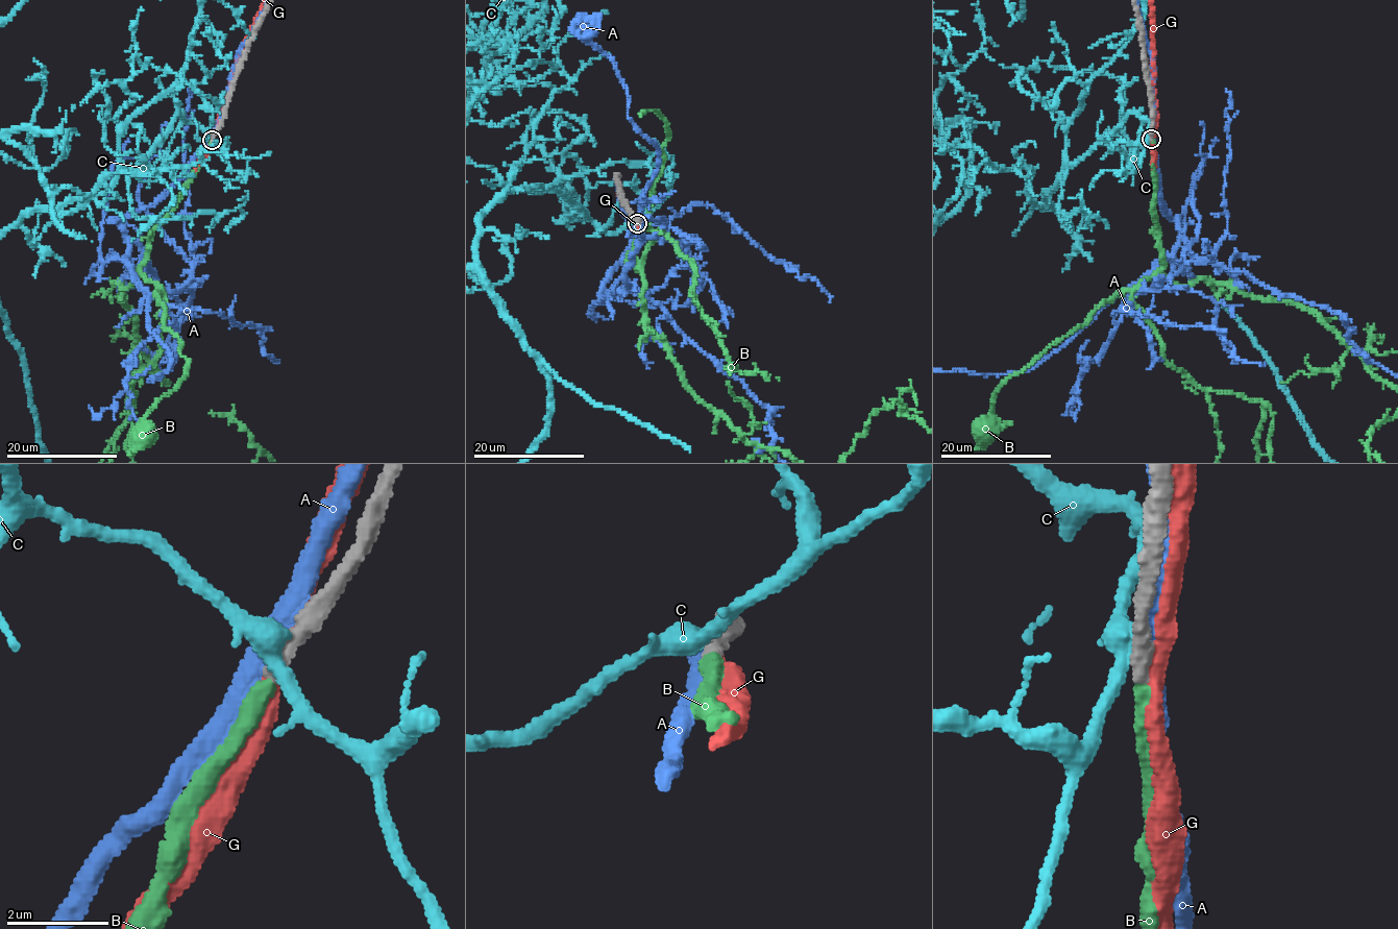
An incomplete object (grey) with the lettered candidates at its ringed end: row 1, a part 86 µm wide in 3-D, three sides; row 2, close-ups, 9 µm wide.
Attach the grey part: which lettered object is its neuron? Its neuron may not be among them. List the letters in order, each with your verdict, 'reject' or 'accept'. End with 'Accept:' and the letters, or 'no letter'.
A: reject
B: accept
C: reject
G: reject
Accept: B

